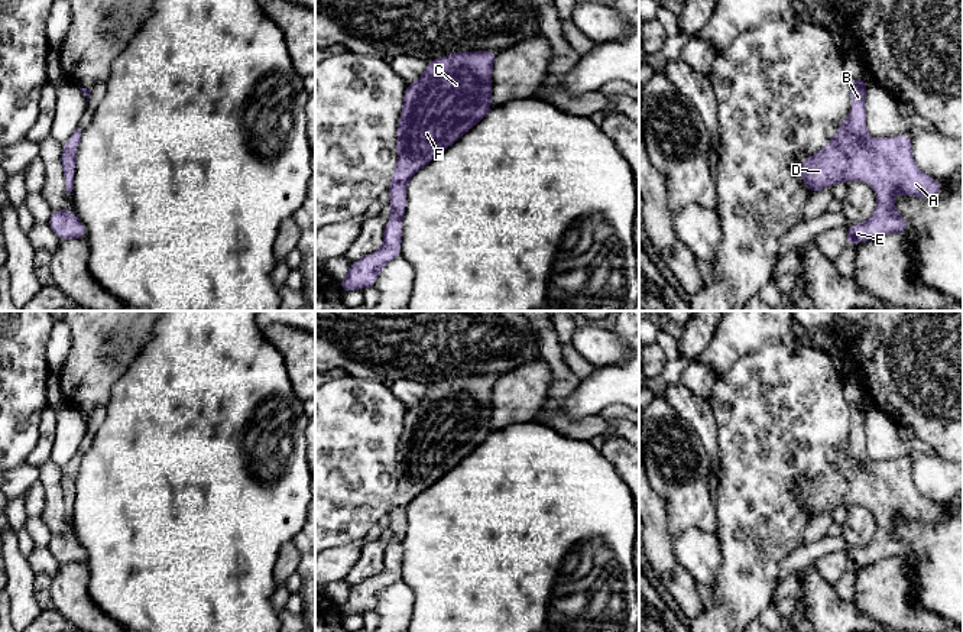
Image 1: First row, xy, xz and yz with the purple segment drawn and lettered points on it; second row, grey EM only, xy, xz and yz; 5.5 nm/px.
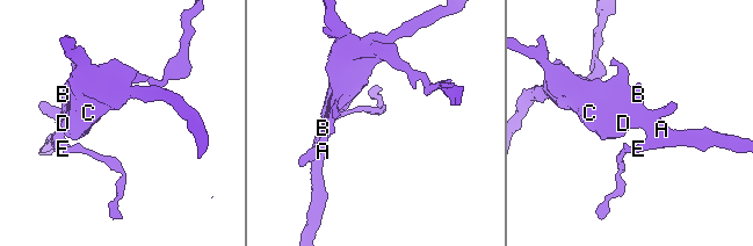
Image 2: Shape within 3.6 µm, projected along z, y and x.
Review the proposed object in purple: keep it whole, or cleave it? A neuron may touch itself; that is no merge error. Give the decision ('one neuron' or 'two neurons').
one neuron

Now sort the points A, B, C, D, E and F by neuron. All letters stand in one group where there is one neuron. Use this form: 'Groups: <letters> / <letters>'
Groups: A B C D E F

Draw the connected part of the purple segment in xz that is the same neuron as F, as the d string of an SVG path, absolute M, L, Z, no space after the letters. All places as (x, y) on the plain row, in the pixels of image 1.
M454 376L427 386L425 396L406 408L398 445L398 486L390 500L390 542L383 568L351 586L341 616L374 610L379 594L401 578L408 505L474 451L492 432L492 393L499 376Z

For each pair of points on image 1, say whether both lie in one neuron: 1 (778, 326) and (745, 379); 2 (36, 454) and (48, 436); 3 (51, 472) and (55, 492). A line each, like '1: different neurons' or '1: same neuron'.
1: different neurons
2: same neuron
3: same neuron

